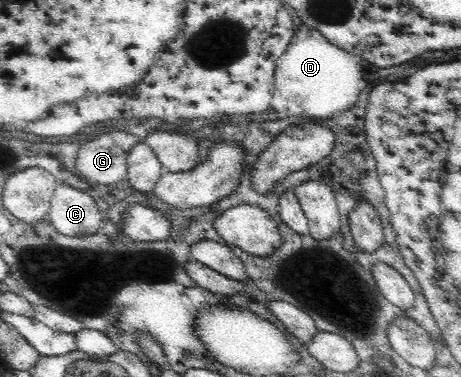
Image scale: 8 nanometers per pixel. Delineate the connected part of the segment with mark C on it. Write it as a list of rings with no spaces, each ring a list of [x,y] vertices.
[[[58,181],[47,220],[56,232],[80,237],[100,231],[102,215],[90,194]]]

